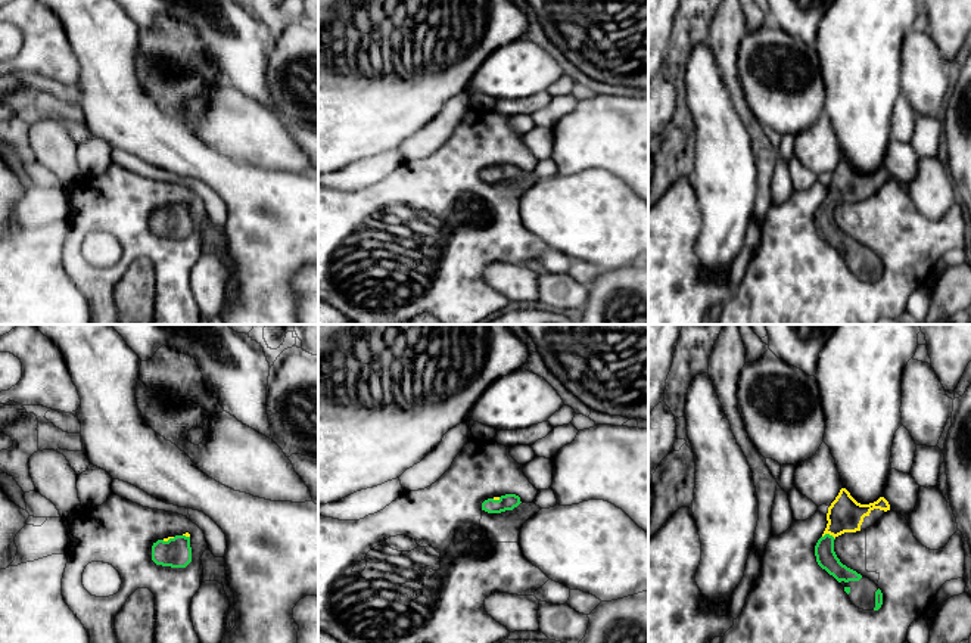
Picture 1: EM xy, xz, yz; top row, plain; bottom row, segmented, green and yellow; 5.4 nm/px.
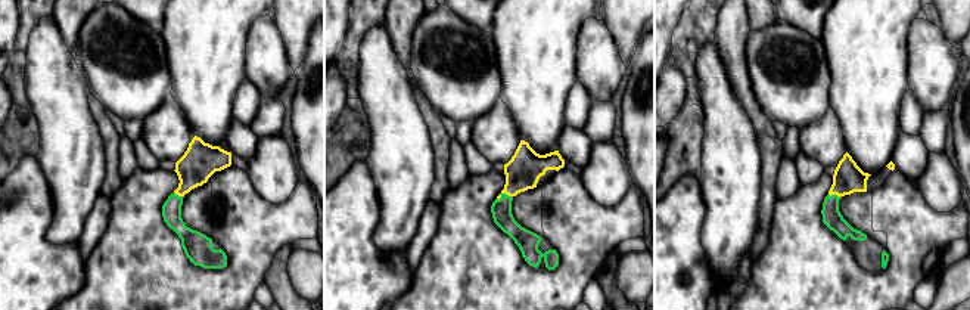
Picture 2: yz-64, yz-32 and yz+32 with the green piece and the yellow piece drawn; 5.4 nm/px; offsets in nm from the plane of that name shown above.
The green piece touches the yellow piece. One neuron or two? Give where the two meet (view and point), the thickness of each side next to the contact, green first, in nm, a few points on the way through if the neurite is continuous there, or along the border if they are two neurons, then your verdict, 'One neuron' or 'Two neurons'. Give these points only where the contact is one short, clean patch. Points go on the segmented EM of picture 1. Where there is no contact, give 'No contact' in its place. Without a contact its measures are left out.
Touches green at yz (828, 534). Thickness 110 nm (green) against 190 nm. Path across: yz (827, 559), (828, 534), (845, 515). One neuron

